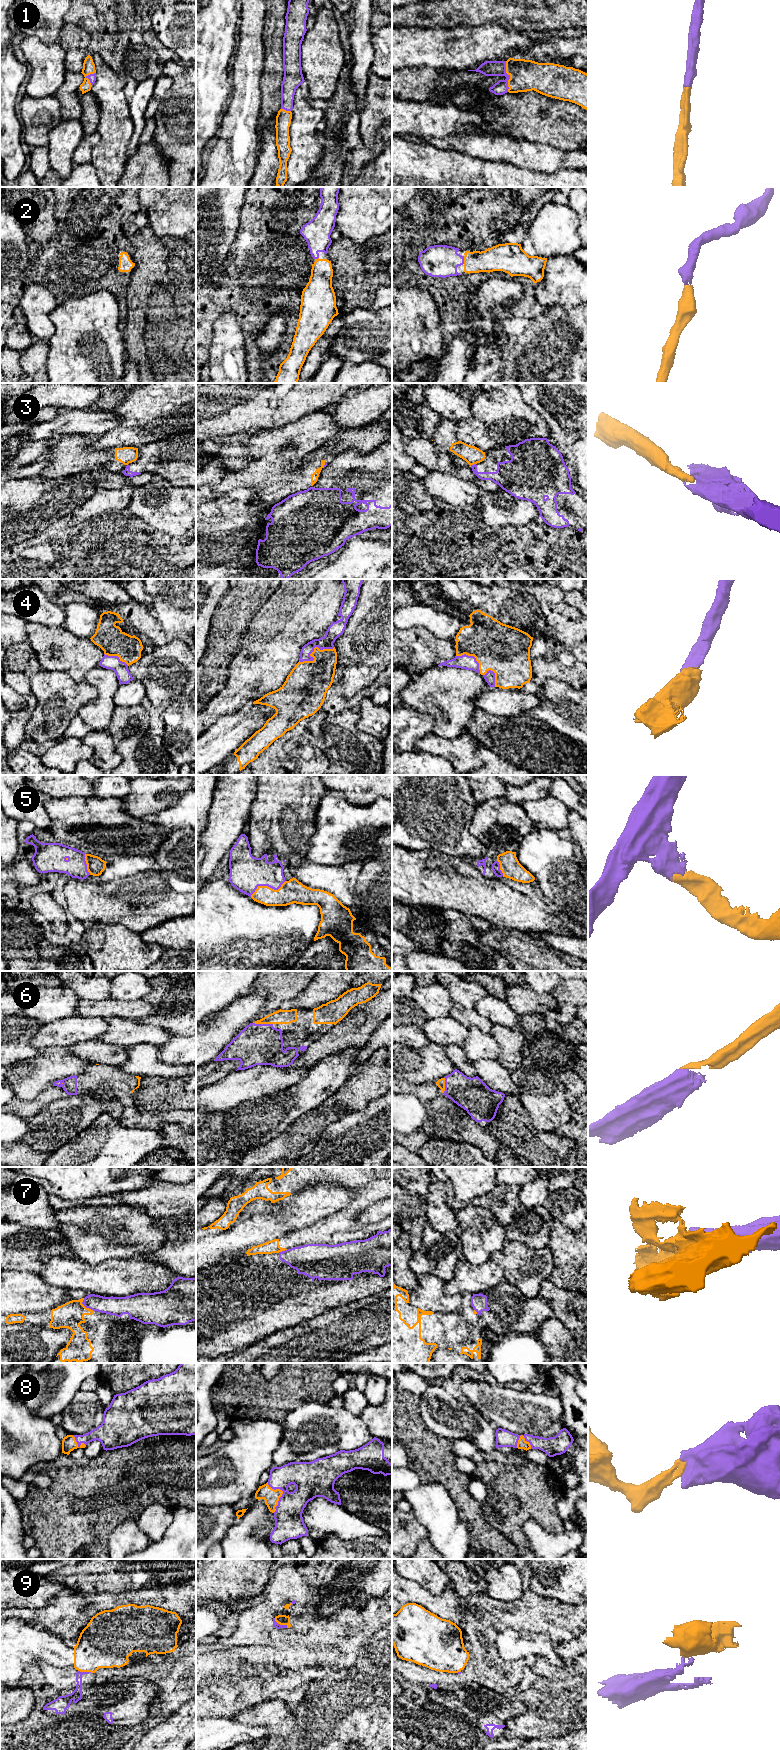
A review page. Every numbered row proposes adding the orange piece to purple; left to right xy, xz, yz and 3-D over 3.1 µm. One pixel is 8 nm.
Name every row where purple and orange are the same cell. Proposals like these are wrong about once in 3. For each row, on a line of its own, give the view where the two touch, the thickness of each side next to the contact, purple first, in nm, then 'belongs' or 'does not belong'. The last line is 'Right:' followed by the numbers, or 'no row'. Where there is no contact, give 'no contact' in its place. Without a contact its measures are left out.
1: contact in yz; calibres 130 and 260 nm; belongs
2: contact in yz; calibres 260 and 190 nm; belongs
3: contact in yz; calibres 120 and 150 nm; does not belong
4: contact in xz; calibres 120 and 320 nm; belongs
5: contact in xz; calibres 280 and 190 nm; belongs
6: contact in xz; calibres 340 and 110 nm; belongs
7: contact in xy; calibres 150 and 220 nm; does not belong
8: contact in xz; calibres 260 and 120 nm; belongs
9: contact in xz; calibres 50 and 80 nm; does not belong
Right: 1, 2, 4, 5, 6, 8

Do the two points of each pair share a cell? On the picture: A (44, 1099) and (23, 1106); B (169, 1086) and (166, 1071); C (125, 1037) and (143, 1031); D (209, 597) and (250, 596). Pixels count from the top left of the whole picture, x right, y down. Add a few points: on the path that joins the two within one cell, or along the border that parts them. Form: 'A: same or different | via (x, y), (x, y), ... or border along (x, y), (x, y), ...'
A: same | via (39, 1103), (35, 1106), (28, 1106)
B: different | border along (142, 1077), (160, 1076), (184, 1080)
C: same | via (129, 1033), (139, 1033)
D: different | border along (227, 589), (220, 598), (211, 619)

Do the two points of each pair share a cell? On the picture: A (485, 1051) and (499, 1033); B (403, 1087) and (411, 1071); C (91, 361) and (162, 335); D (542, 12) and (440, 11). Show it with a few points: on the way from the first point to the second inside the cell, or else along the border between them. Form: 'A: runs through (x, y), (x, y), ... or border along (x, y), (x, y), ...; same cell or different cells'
A: border along (489, 1034), (496, 1041), (500, 1049), (497, 1059); different cells
B: border along (402, 1078), (412, 1084), (430, 1083); different cells
C: border along (121, 332), (126, 352); different cells
D: runs through (517, 10), (465, 10); same cell

